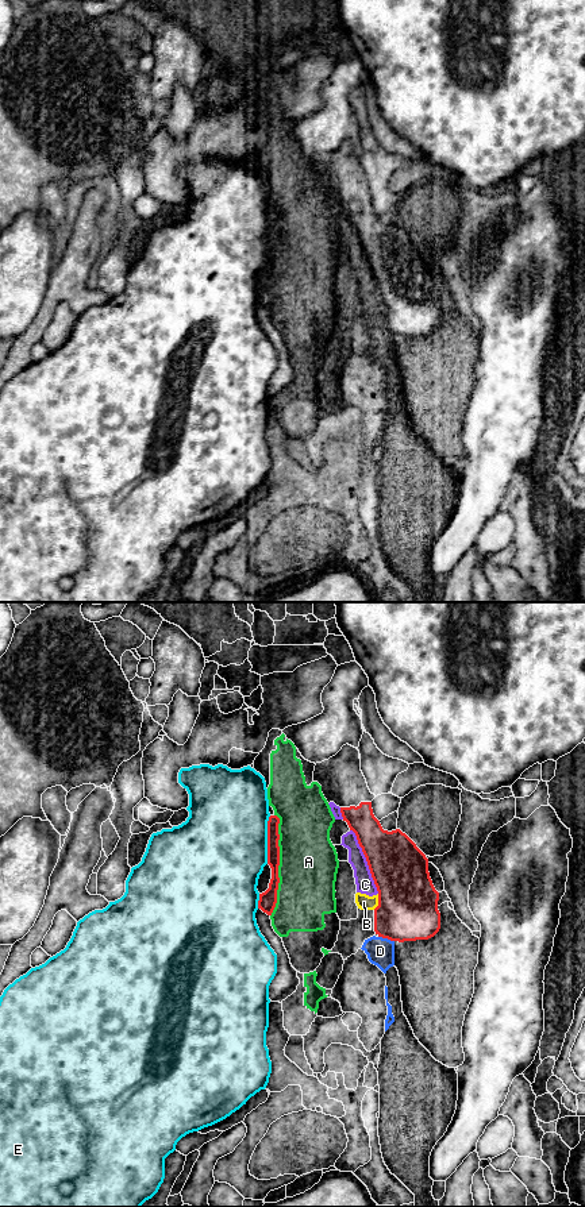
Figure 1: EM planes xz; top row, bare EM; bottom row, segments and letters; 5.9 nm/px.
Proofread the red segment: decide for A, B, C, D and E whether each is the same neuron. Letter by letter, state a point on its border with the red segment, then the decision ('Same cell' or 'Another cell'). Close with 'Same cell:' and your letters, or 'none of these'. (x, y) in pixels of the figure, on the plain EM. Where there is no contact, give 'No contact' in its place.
A: Touches red at xz (278, 259). Another cell
B: Touches red at xz (378, 297). Another cell
C: Touches red at xz (366, 255). Another cell
D: Touches red at xz (387, 332). Another cell
E: Touches red at xz (268, 235). Another cell
Same cell: none of these

